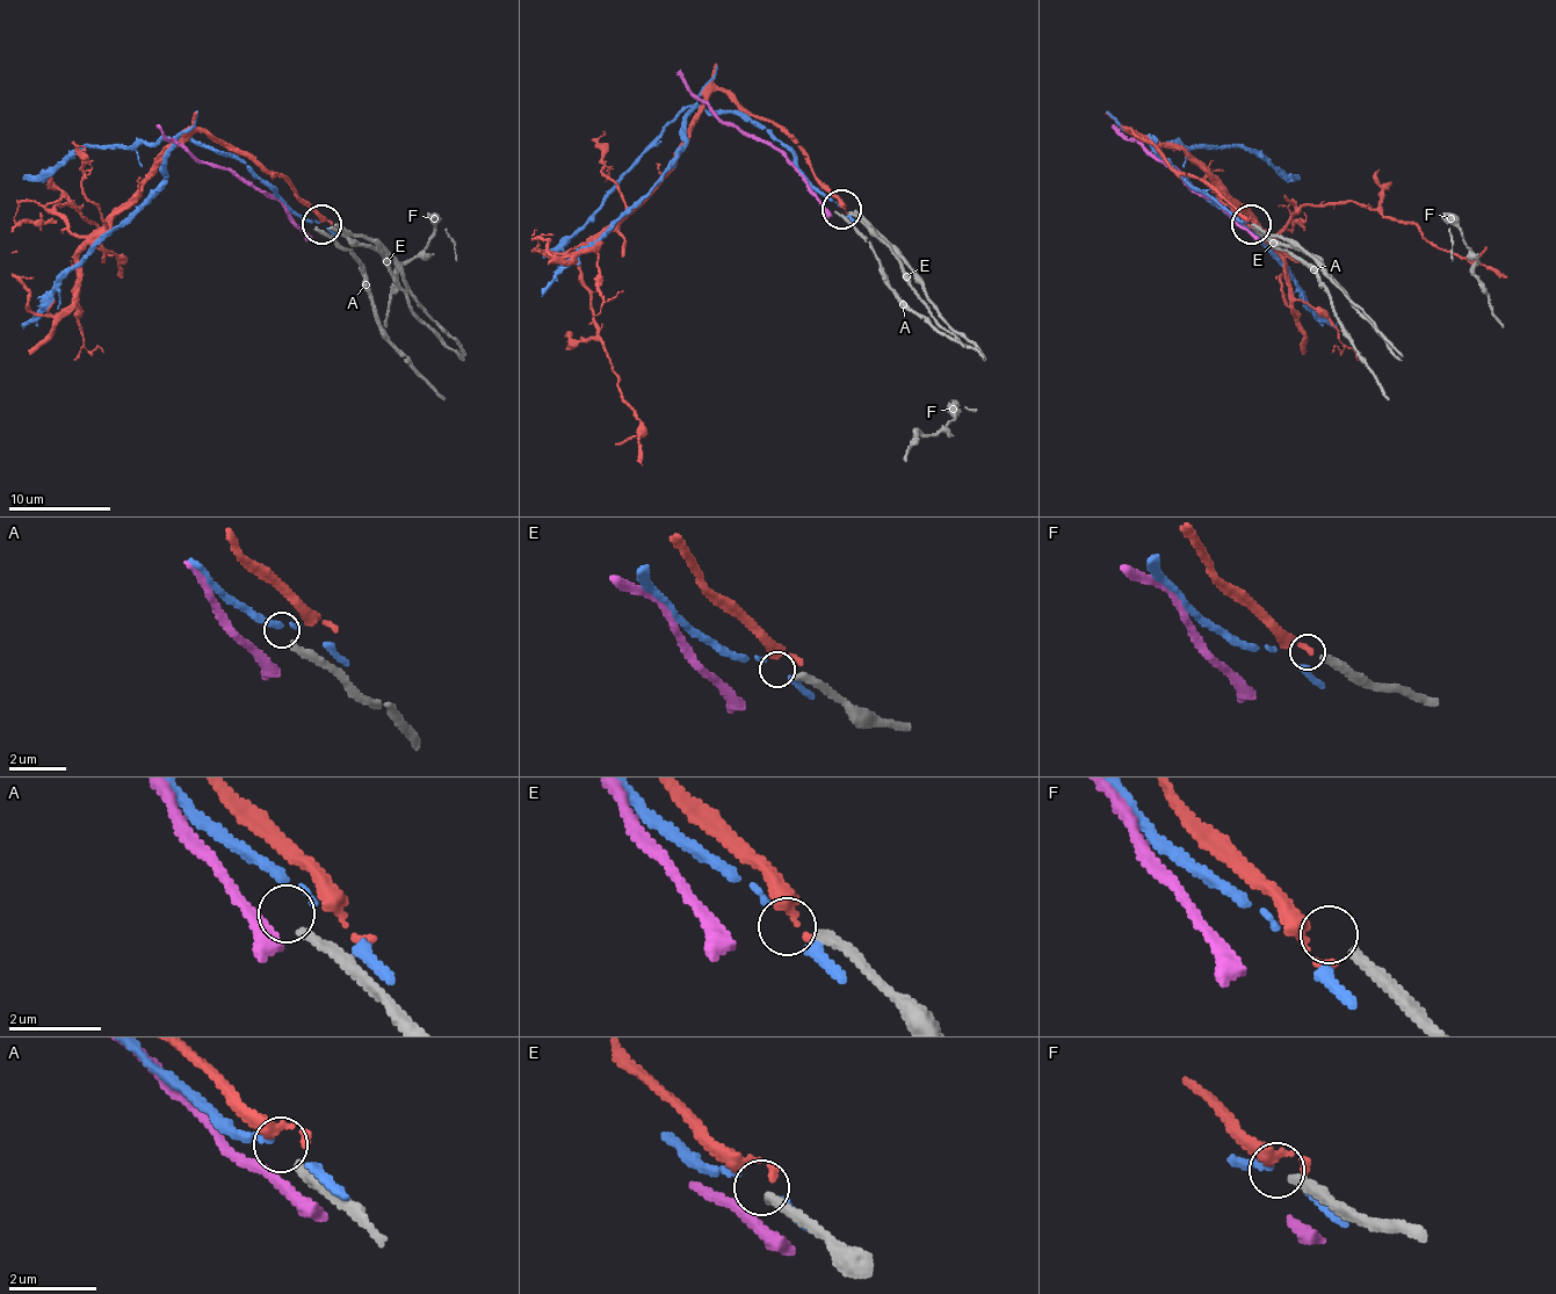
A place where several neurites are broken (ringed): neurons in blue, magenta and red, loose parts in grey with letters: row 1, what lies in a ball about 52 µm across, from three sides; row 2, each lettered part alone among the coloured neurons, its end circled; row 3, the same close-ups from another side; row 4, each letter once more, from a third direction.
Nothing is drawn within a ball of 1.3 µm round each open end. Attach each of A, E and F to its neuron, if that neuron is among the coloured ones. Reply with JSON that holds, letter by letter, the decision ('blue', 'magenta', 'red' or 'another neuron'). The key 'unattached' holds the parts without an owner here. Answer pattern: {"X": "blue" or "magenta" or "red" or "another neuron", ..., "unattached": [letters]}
{"A": "another neuron", "E": "another neuron", "F": "another neuron", "unattached": ["A", "E", "F"]}

